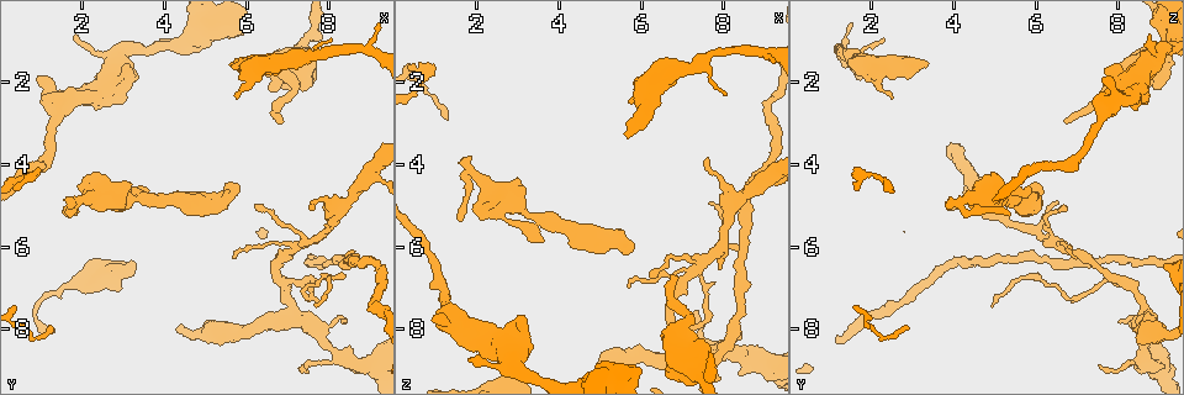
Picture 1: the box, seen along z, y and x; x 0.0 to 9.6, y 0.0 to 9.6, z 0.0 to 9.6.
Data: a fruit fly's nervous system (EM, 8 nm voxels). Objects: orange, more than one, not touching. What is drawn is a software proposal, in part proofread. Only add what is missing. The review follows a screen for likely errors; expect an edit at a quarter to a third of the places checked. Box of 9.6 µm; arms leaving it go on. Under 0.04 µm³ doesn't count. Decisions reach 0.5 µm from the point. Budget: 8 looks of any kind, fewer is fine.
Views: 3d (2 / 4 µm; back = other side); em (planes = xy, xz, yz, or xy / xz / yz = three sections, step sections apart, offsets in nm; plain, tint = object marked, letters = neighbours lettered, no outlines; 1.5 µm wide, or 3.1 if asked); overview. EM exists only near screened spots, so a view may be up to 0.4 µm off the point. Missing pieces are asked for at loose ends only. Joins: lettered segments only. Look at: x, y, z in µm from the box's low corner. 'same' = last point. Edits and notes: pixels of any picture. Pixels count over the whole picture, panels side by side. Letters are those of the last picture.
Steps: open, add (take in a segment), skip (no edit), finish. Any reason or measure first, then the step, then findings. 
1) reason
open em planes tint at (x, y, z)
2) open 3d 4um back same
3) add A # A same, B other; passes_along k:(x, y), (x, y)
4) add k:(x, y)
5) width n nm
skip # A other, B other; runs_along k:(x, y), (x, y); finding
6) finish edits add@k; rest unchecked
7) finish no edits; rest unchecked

thick end
open 3d 2um at (5.70, 1.60, 3.35)

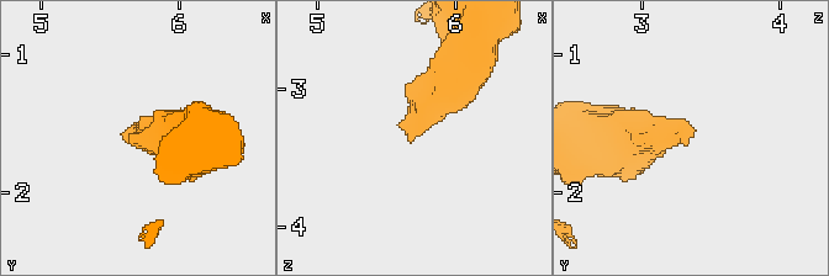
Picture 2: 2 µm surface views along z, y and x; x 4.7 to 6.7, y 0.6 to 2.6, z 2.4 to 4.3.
shape alone is not enough
open em yz step 8 tint at (5.70, 1.54, 3.38)

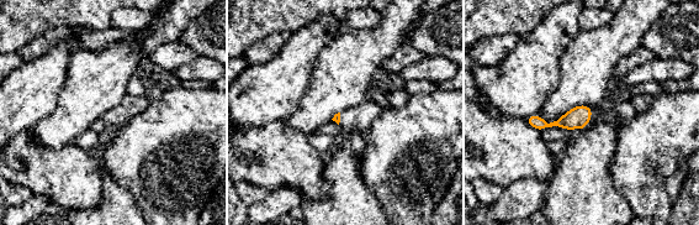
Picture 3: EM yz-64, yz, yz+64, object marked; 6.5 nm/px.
see the neighbours
open em yz step 8 letters same

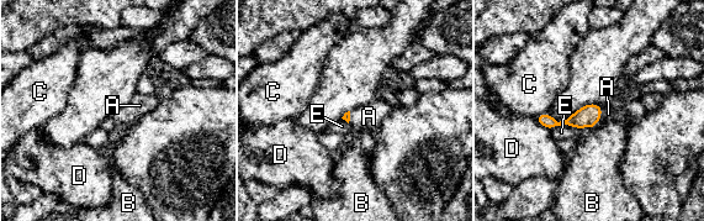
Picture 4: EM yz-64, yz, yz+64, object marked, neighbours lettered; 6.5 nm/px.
add A # A same, B other, C other, D other, E other; passes_along 4:(587, 116), (601, 116), (608, 114); the neuron continues

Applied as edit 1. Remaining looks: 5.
stops while still wide
open em planes letters at (5.75, 4.45, 6.00)

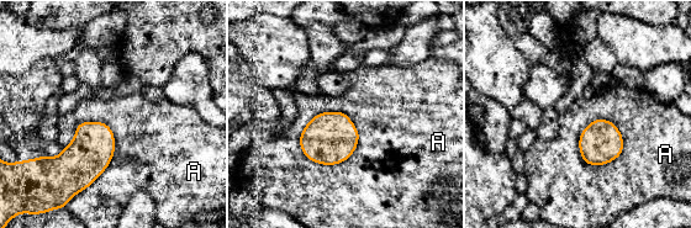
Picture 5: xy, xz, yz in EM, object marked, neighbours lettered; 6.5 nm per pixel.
longest_contact A 400 nm
skip # A other; border 5:(359, 132), (335, 164), (299, 146); no lettered segment goes on from it

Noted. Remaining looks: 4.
free end
open 3d 4um at (0.95, 1.95, 7.80)

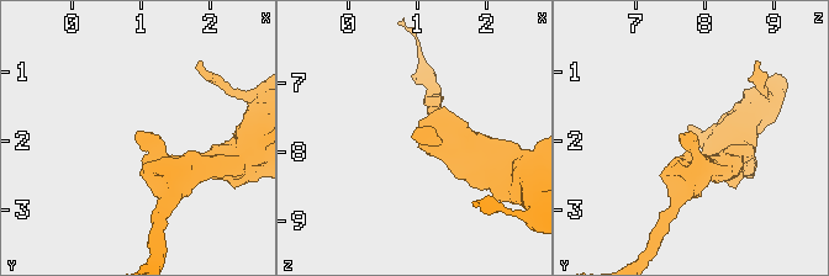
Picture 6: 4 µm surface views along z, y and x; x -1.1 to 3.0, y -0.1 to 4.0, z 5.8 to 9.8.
need the tissue
open em planes plain at (0.90, 1.90, 7.80)

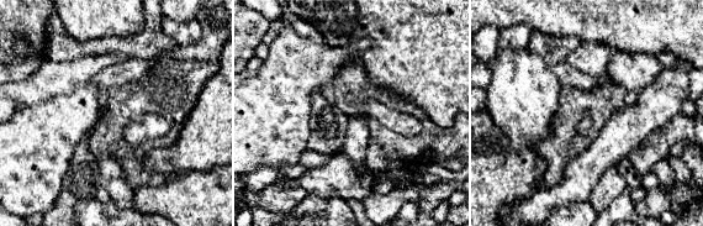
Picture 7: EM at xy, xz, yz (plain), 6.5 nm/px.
open em planes letters same

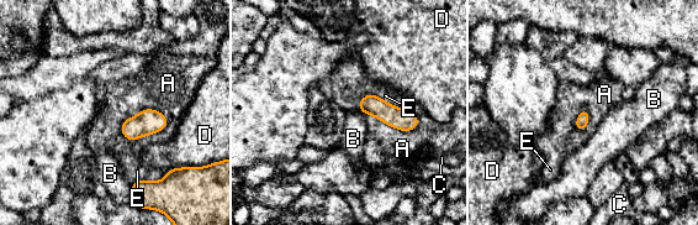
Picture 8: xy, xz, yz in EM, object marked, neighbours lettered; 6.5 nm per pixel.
skip # A other, B other, C other, D other, E other; runs_along 8:(361, 104), (416, 121); no lettered segment goes on from it

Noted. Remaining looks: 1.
finish edits add@4; rest unchecked

